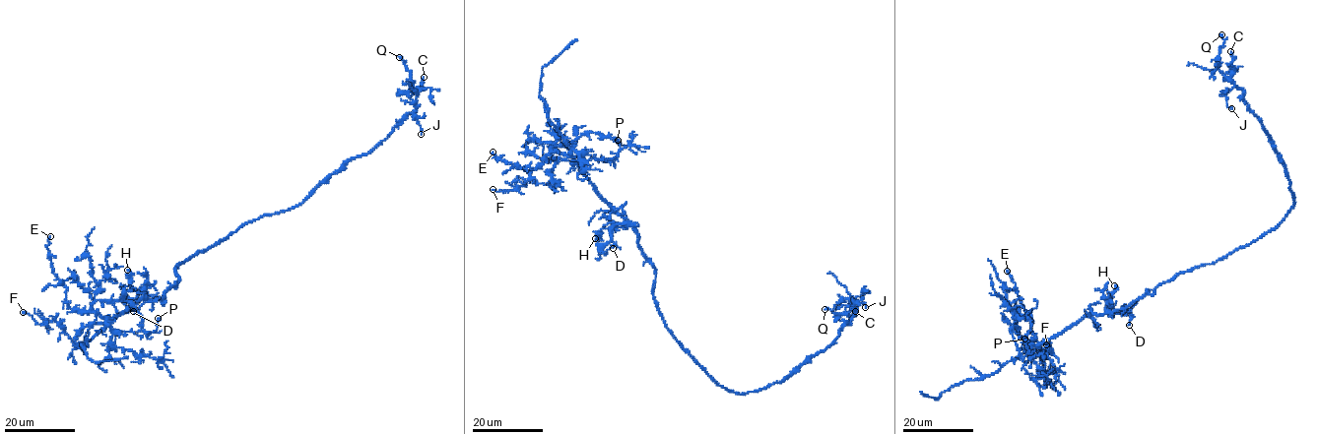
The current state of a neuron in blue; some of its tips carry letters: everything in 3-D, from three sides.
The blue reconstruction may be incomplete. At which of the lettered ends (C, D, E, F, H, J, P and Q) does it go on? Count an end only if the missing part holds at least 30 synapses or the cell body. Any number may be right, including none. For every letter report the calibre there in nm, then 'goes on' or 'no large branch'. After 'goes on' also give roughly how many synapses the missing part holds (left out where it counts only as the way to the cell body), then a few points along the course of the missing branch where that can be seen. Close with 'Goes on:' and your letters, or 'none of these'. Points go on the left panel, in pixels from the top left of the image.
C: calibre 240 nm; no large branch
D: calibre 130 nm; no large branch
E: calibre 130 nm; no large branch
F: calibre 200 nm; no large branch
H: calibre 200 nm; no large branch
J: calibre 190 nm; no large branch
P: calibre 120 nm; no large branch
Q: calibre 190 nm; no large branch
Goes on: none of these

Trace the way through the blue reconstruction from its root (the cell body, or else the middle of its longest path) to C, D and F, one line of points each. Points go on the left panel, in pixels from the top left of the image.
C: (187, 259), (249, 221), (298, 205), (350, 159), (370, 151), (415, 109), (410, 96), (421, 90), (424, 77)
D: (187, 259), (174, 269), (177, 285), (164, 297), (143, 291), (136, 299), (122, 299), (133, 311)
F: (187, 259), (164, 297), (142, 297), (86, 325), (76, 345), (54, 321), (38, 325), (23, 312)

